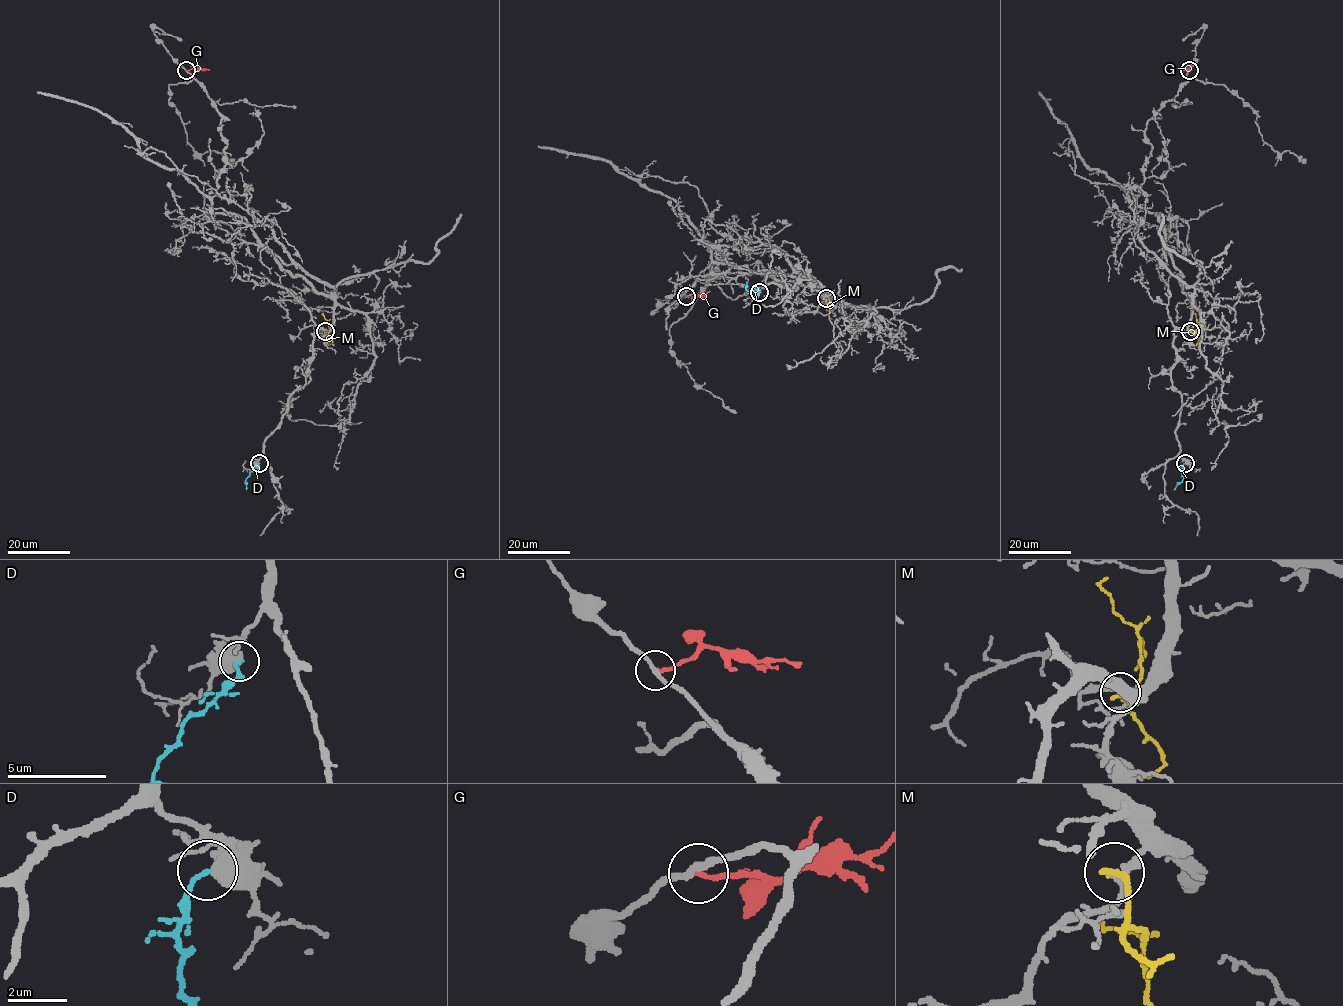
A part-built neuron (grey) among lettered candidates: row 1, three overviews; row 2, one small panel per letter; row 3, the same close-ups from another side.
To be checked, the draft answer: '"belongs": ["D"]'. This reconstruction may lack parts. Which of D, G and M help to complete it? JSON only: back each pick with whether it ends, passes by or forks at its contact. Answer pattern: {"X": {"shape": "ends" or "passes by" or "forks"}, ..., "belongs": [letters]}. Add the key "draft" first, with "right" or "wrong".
{"draft": "wrong", "belongs": []}

